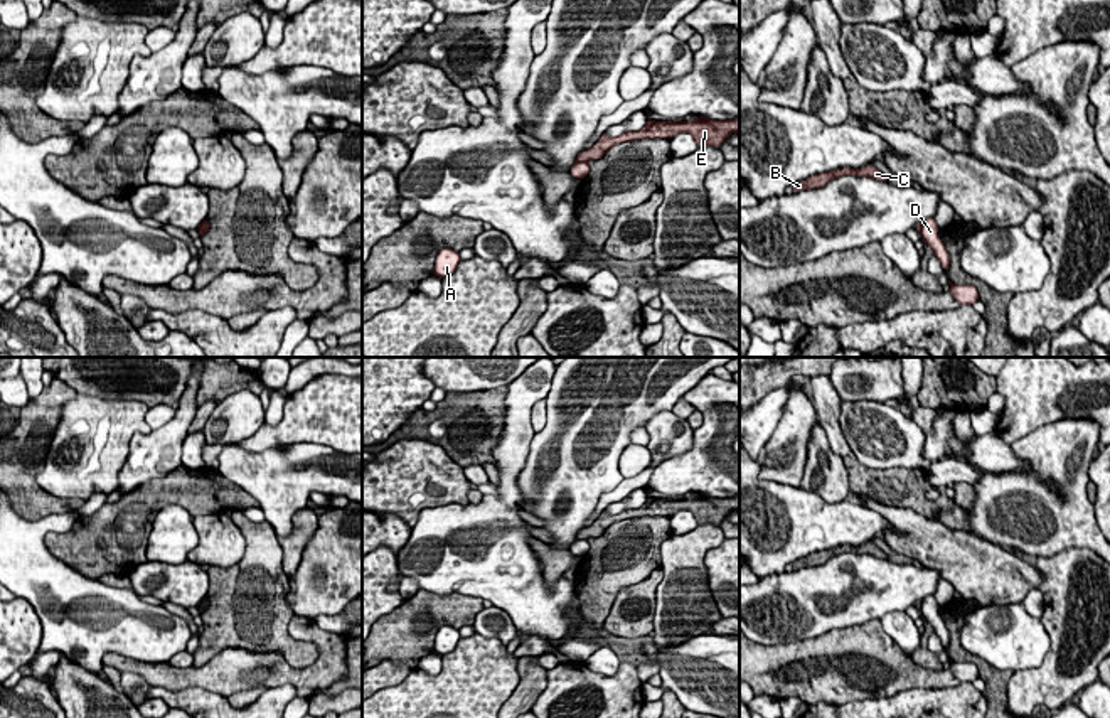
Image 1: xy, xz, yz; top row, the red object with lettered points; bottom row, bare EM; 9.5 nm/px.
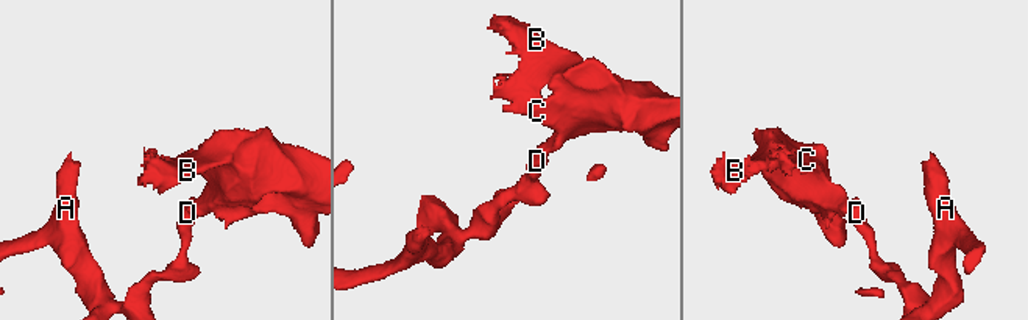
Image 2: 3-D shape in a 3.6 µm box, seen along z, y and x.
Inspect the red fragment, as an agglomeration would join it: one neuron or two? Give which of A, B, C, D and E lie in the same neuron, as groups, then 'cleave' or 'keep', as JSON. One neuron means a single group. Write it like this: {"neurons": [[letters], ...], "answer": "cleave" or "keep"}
{"neurons": [["A", "D"], ["B", "C", "E"]], "answer": "cleave"}

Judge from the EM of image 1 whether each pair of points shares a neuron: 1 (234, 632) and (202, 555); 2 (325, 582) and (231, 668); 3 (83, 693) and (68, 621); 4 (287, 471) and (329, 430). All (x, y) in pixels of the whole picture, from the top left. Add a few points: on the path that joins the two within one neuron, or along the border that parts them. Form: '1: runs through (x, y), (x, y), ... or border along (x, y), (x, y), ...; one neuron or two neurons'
1: border along (245, 546), (245, 555), (236, 563), (209, 567); two neurons
2: border along (295, 614), (312, 619); two neurons
3: border along (63, 653), (93, 673); two neurons
4: border along (277, 445), (319, 442), (344, 454); two neurons

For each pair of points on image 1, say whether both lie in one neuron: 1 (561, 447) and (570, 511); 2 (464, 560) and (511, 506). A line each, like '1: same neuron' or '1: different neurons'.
1: same neuron
2: same neuron

